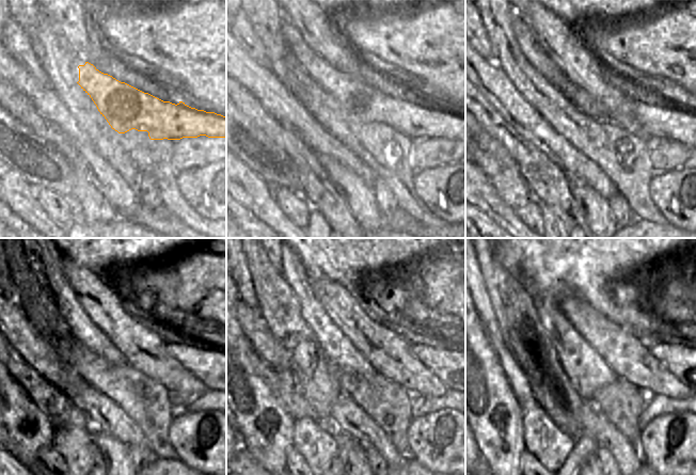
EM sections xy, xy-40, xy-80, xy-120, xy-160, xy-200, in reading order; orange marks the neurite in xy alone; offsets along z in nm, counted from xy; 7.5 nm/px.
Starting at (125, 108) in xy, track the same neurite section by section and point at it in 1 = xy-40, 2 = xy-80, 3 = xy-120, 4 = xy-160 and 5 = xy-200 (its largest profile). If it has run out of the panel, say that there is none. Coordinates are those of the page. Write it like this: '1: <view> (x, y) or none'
1: xy-40 (361, 101)
2: xy-80 (664, 121)
3: xy-120 (204, 362)
4: xy-160 (443, 363)
5: xy-200 (681, 362)

